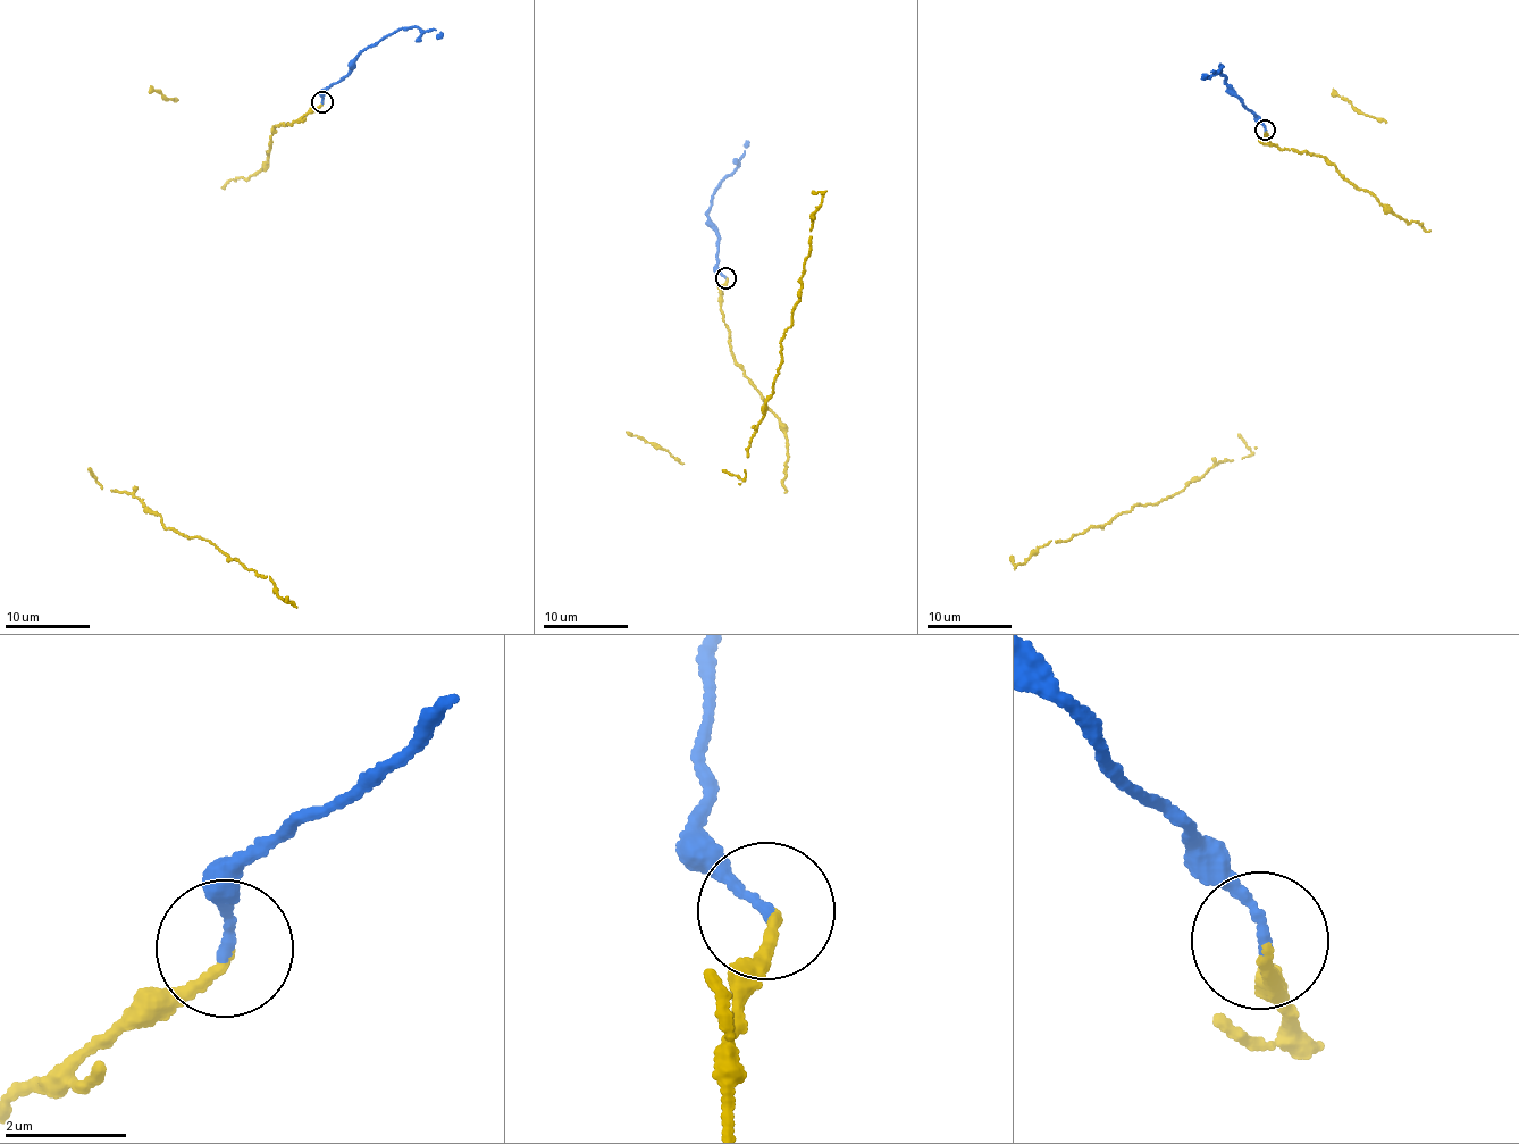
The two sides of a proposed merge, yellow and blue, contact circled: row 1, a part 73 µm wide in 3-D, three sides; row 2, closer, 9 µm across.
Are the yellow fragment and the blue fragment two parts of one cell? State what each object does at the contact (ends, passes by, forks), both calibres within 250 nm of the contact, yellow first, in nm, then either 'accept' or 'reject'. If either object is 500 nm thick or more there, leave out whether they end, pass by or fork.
yellow ends | blue ends | 140/170 nm | accept

